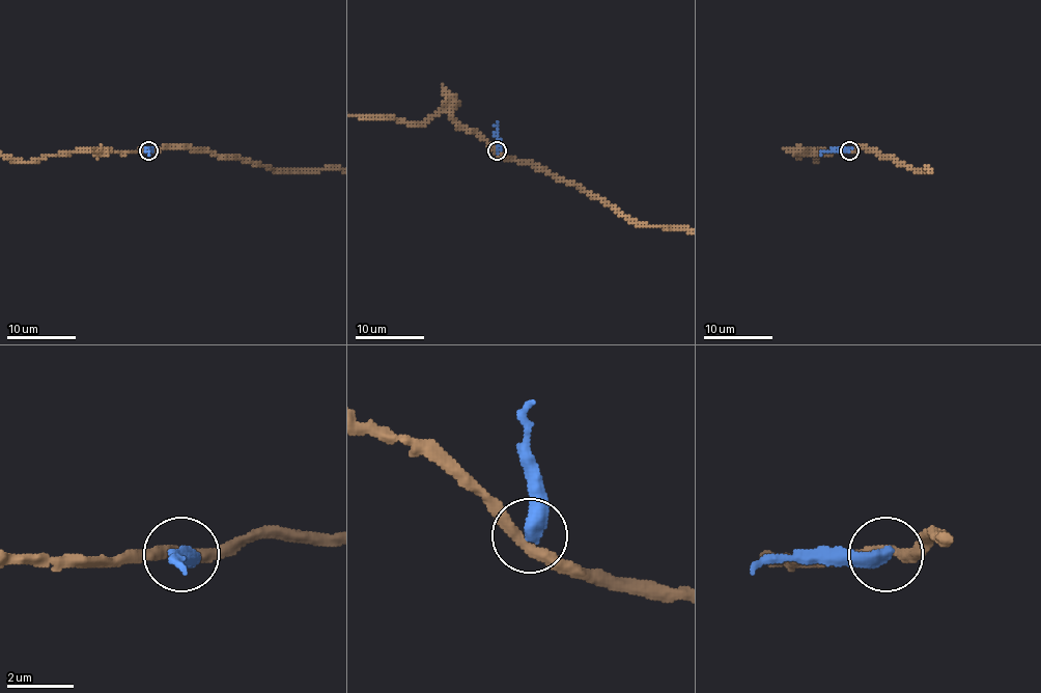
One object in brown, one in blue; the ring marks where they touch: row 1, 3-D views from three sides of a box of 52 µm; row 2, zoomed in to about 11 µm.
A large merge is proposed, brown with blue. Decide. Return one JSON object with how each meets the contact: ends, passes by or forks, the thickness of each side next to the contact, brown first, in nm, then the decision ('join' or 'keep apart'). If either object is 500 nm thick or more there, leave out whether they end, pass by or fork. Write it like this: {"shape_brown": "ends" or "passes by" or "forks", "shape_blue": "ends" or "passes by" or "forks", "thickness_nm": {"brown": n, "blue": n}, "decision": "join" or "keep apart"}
{"shape_brown": "passes by", "shape_blue": "ends", "thickness_nm": {"brown": 340, "blue": 480}, "decision": "keep apart"}

